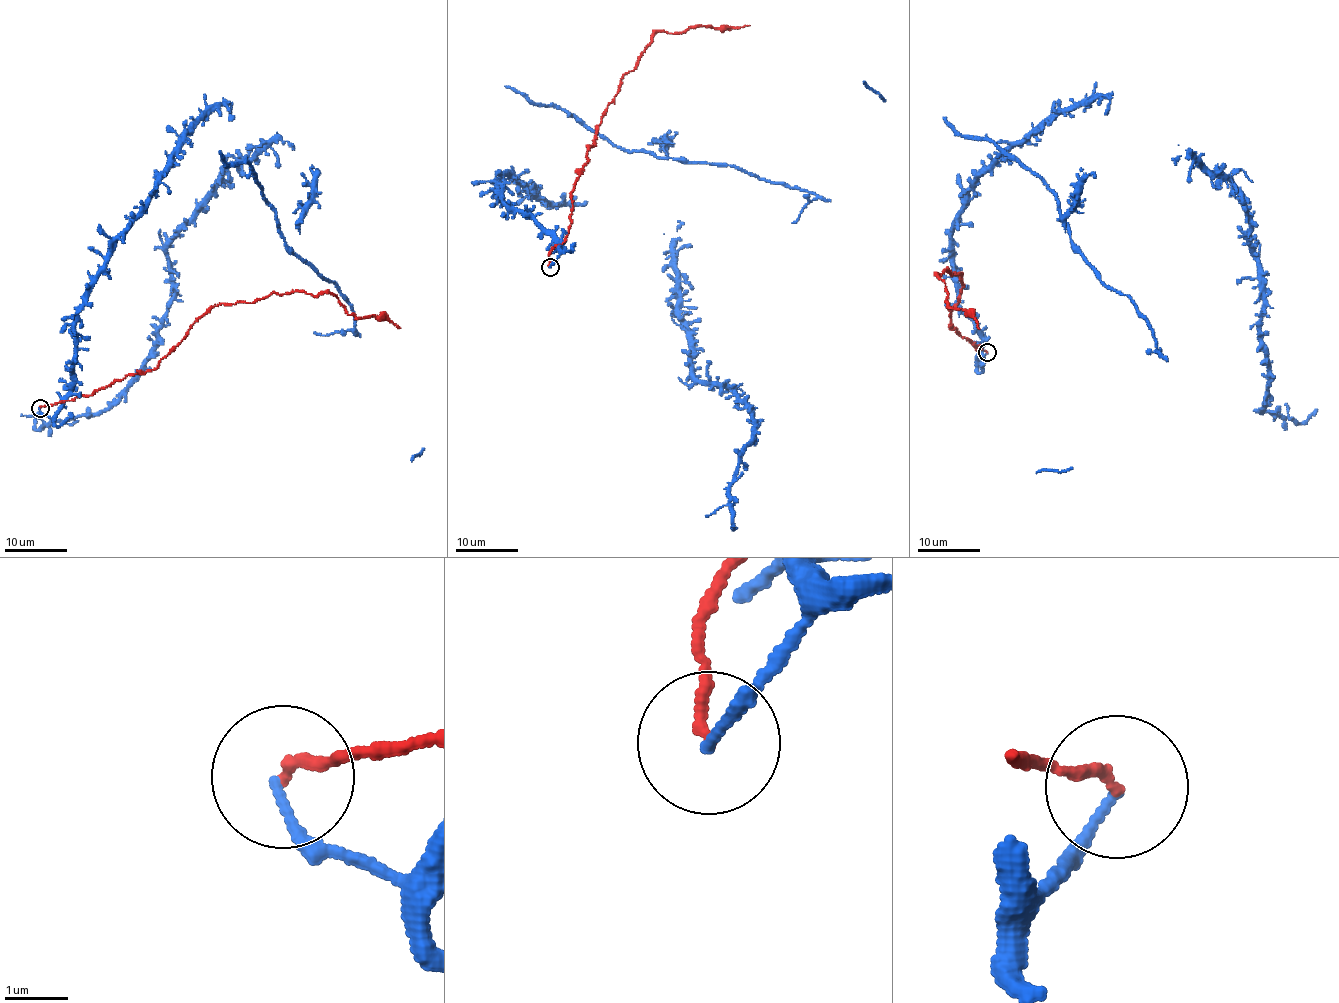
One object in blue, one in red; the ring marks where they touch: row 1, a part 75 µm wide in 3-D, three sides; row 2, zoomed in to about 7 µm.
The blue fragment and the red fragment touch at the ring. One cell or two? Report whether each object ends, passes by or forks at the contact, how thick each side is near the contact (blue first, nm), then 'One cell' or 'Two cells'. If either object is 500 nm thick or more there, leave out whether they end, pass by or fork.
At the ring blue ends. At the ring red ends. Thickness 140 nm (blue) against 170 nm. Two cells

